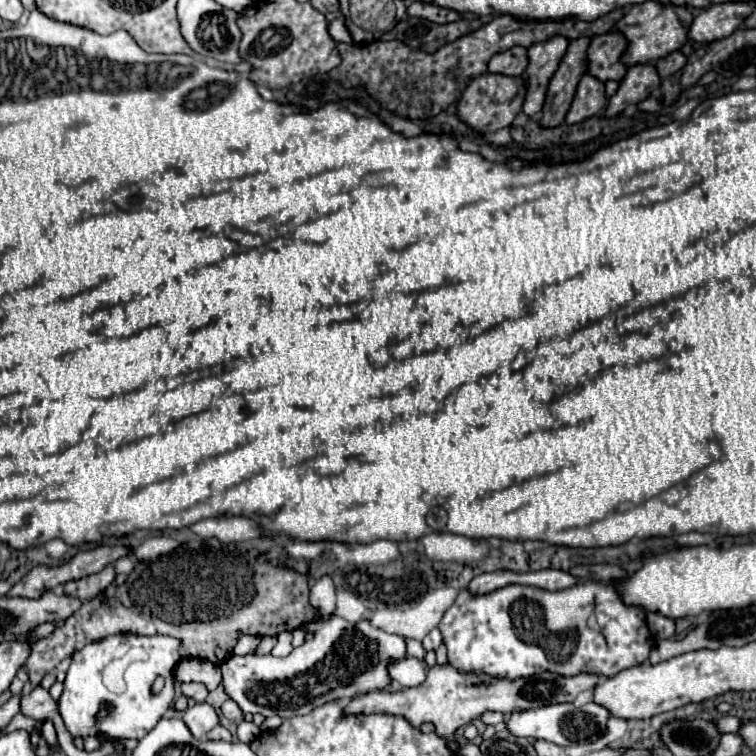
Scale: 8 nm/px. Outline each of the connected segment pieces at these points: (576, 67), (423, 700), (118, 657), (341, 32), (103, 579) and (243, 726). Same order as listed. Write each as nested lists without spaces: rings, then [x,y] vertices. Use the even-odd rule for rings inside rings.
[[[588,37],[570,41],[570,47],[568,47],[564,59],[560,61],[560,67],[556,69],[554,77],[550,79],[546,101],[544,101],[544,107],[540,113],[540,121],[538,121],[540,127],[552,129],[564,121],[564,117],[570,109],[570,103],[574,99],[576,85],[578,85],[582,73],[586,71],[588,43],[590,43]]]
[[[450,663],[434,665],[428,669],[428,677],[422,685],[414,689],[402,689],[396,693],[388,691],[370,691],[362,697],[356,697],[346,703],[346,713],[390,713],[400,715],[408,719],[414,727],[420,727],[422,723],[432,723],[436,729],[434,733],[442,739],[446,739],[448,747],[460,755],[458,743],[454,739],[454,733],[472,723],[474,719],[480,719],[486,711],[500,711],[504,715],[510,715],[518,709],[536,709],[542,705],[554,705],[554,703],[566,703],[574,701],[580,691],[592,689],[600,683],[598,675],[576,675],[576,677],[560,677],[556,673],[540,673],[530,679],[502,679],[502,677],[490,677],[488,673],[462,673],[454,669]]]
[[[124,633],[124,635],[106,637],[102,641],[94,641],[94,643],[86,645],[84,649],[80,649],[78,653],[74,653],[72,665],[66,673],[64,693],[62,693],[62,699],[58,701],[58,711],[64,719],[64,725],[70,731],[70,735],[86,737],[86,735],[100,733],[108,739],[122,739],[122,737],[142,739],[146,733],[150,733],[150,729],[154,729],[154,725],[160,721],[164,711],[170,709],[175,700],[173,672],[174,665],[180,661],[178,647],[180,647],[180,643],[176,643],[168,635],[146,637],[146,635]],[[158,675],[164,677],[166,685],[158,695],[150,695],[150,687]],[[102,707],[106,707],[110,713],[104,719],[98,719],[98,713]]]
[[[334,19],[334,21],[330,21],[328,29],[330,29],[330,37],[334,37],[334,41],[352,43],[352,37],[350,37],[350,33],[348,33],[348,29],[346,29],[346,25],[344,25],[342,19]]]
[[[106,565],[106,569],[90,575],[90,577],[82,577],[82,581],[68,581],[64,585],[68,595],[78,595],[82,601],[88,601],[96,595],[100,595],[116,577],[114,565]]]
[[[242,721],[238,723],[238,739],[244,741],[244,743],[250,743],[254,741],[254,737],[260,733],[260,727],[256,727],[254,723],[248,723],[248,721]]]

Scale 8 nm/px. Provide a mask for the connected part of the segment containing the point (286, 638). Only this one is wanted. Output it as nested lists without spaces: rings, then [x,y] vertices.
[[[284,631],[284,633],[278,635],[278,643],[276,643],[276,647],[272,649],[272,655],[276,655],[276,657],[286,657],[292,649],[294,649],[294,647],[292,647],[292,633],[290,633],[290,631]]]

